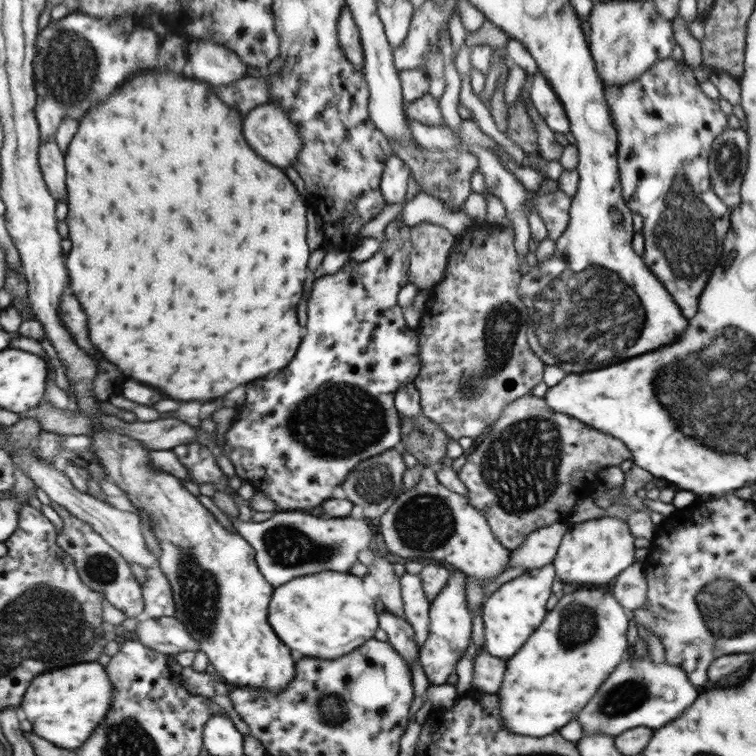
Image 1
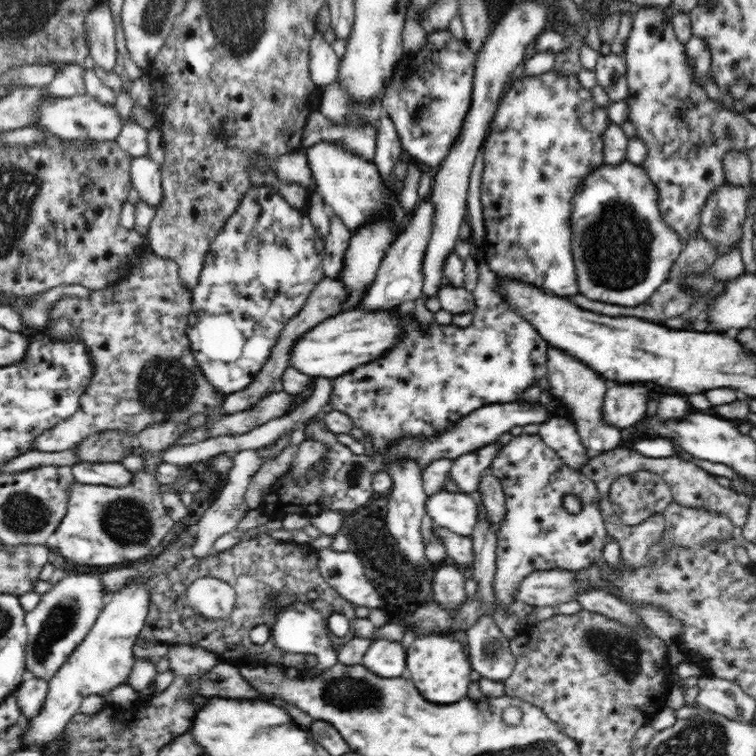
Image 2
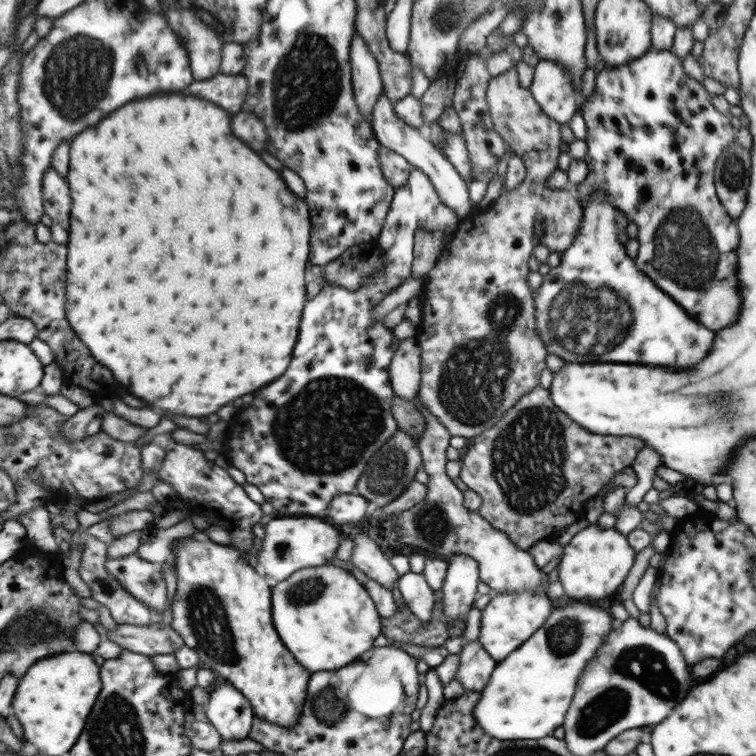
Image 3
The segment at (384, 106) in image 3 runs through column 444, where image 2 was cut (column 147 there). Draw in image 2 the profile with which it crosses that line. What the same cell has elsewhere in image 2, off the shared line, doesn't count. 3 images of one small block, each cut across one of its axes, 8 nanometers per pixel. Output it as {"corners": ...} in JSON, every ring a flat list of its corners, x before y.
{"corners":[[138,156,138,158,131,158,131,182,133,188,138,191,139,200,150,206,155,206,156,209,162,204,161,166,150,157]]}

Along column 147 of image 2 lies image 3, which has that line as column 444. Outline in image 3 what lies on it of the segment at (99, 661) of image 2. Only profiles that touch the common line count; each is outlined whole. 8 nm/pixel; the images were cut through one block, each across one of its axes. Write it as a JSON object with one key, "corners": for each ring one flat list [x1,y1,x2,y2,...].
{"corners":[[456,555,447,562,447,577,442,586,444,614,452,626,458,620,466,620,473,608,479,584,478,562,470,556]]}

